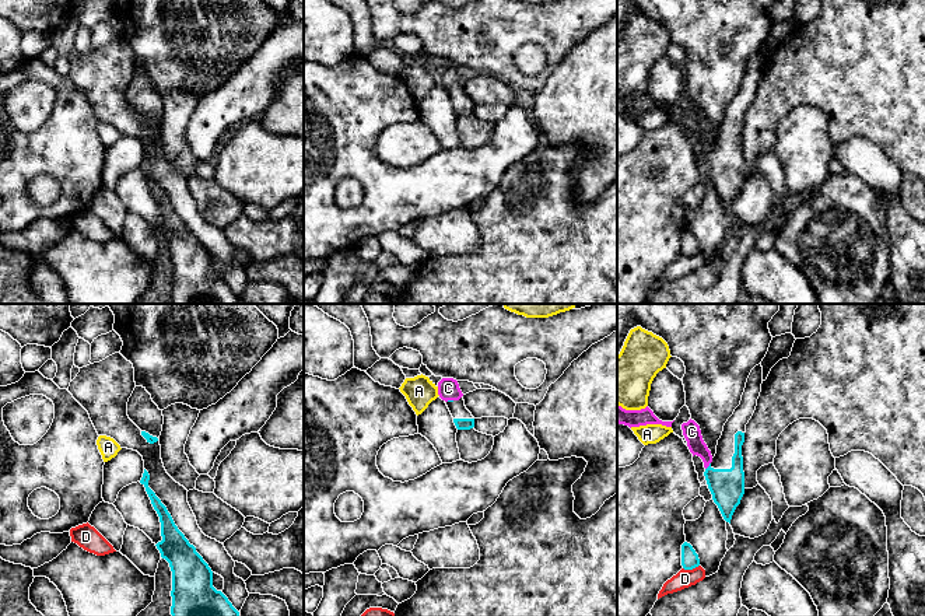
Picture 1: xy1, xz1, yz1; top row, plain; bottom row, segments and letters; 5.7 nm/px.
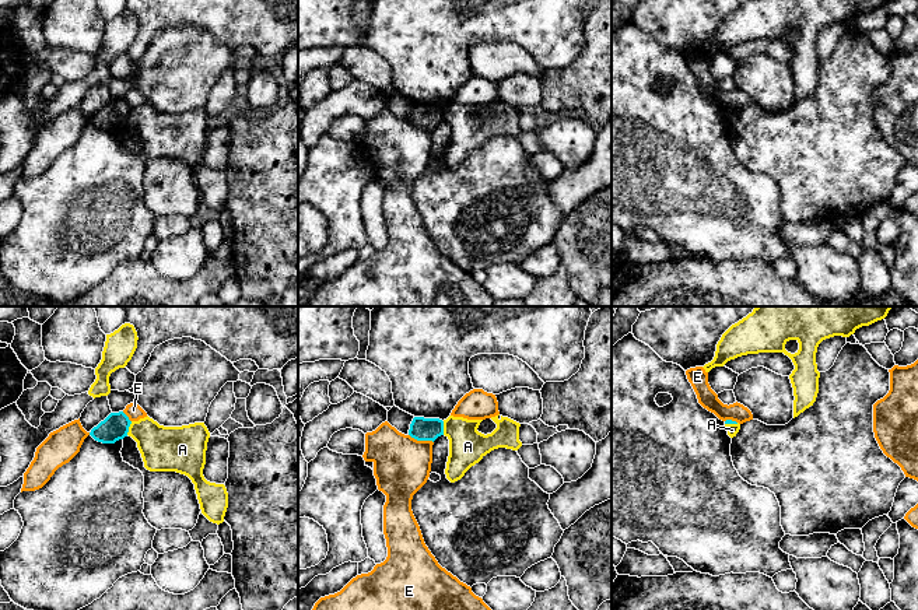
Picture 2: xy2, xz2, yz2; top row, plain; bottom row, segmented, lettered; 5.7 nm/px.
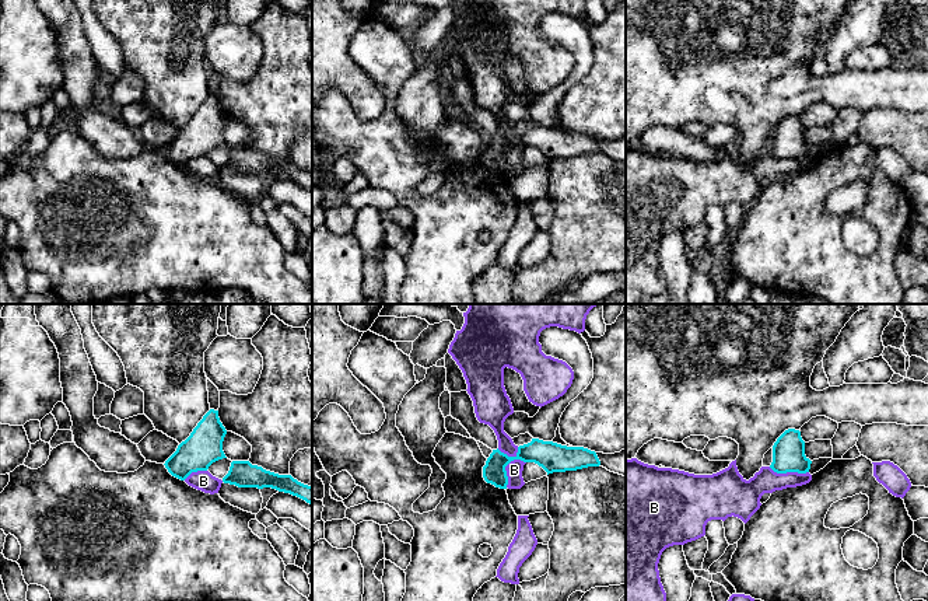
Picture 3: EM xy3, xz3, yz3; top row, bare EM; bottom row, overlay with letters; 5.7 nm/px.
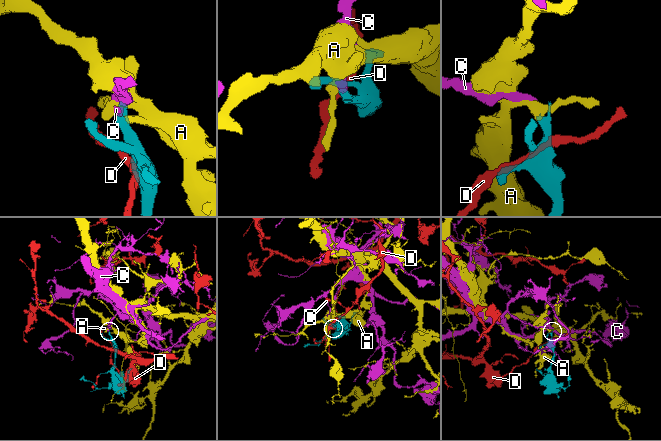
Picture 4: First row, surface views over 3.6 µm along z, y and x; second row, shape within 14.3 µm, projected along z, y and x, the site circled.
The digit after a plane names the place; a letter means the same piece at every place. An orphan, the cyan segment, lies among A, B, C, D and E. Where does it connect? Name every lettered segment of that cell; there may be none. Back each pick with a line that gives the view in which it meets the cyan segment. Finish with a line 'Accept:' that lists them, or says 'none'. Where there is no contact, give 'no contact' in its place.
C: yz1
Accept: C

